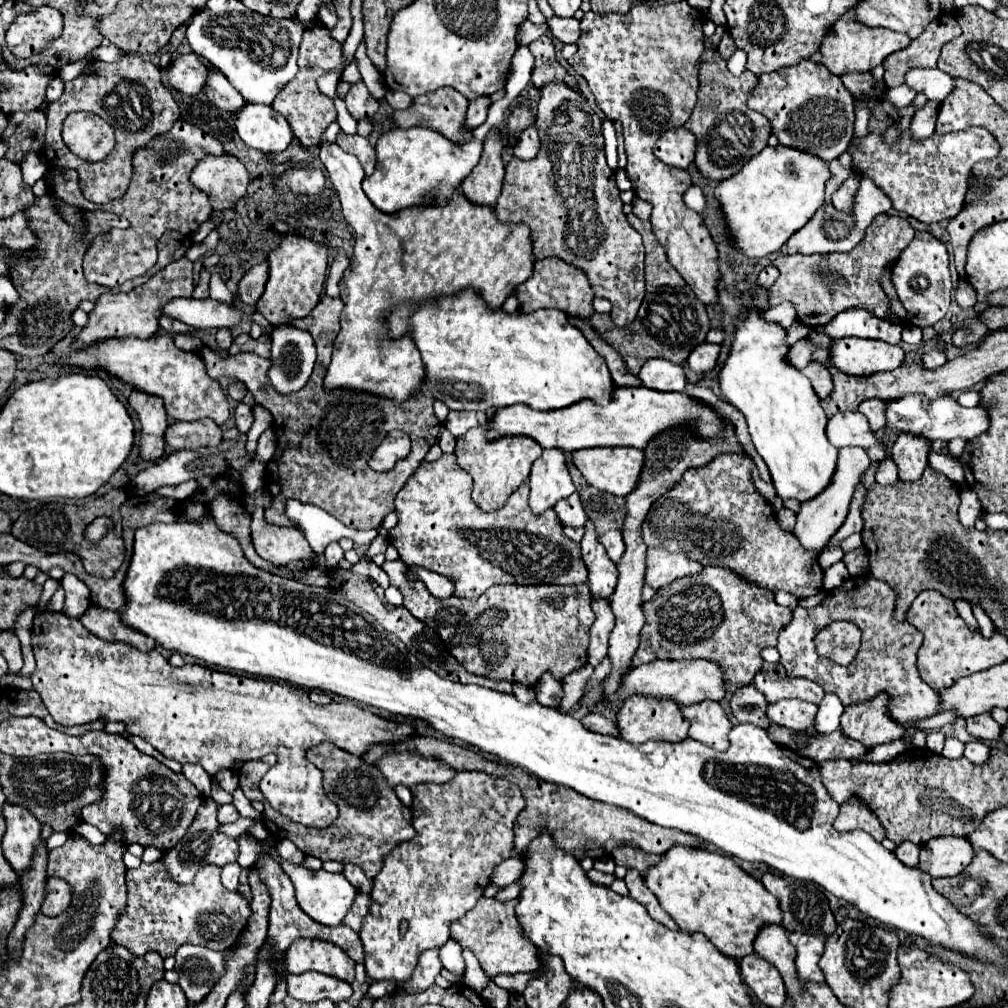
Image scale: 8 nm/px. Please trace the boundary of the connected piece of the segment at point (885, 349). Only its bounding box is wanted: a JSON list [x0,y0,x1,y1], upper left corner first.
[830,338,904,376]

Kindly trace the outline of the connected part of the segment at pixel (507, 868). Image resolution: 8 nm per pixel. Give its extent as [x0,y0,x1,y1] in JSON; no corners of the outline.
[490,858,524,888]

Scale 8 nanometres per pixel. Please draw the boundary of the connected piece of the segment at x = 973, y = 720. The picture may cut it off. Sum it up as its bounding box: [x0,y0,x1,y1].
[966,712,1002,740]

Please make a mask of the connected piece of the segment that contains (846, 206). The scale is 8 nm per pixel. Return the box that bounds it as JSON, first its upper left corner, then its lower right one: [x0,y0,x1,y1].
[832,172,860,212]

